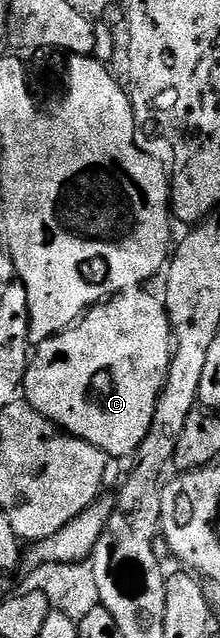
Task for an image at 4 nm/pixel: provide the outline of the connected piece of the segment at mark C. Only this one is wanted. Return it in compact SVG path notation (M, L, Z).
M136 288L126 290L124 294L117 294L115 297L107 299L106 302L101 302L99 305L92 307L70 329L55 334L52 338L39 344L34 351L33 357L27 363L27 371L23 377L21 387L22 397L38 414L55 423L60 430L72 434L75 438L85 440L97 448L101 448L103 454L115 460L123 460L126 454L127 457L134 455L135 451L139 449L141 440L145 440L145 436L149 432L149 424L153 420L153 412L157 408L159 397L163 394L163 387L167 384L167 376L171 372L173 361L173 331L171 321L167 315L167 307L160 299L158 302L153 295L146 294L145 291L146 289Z

